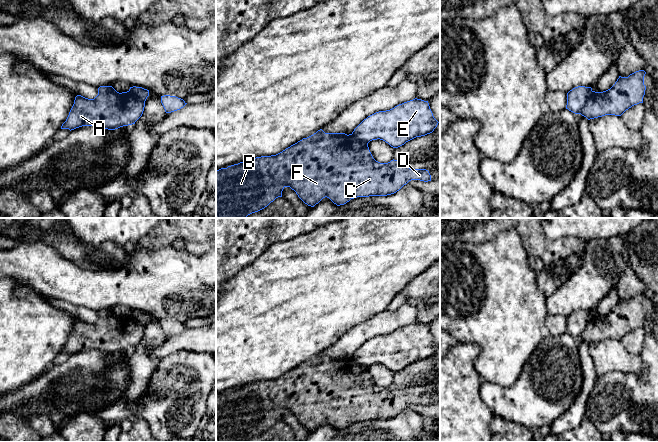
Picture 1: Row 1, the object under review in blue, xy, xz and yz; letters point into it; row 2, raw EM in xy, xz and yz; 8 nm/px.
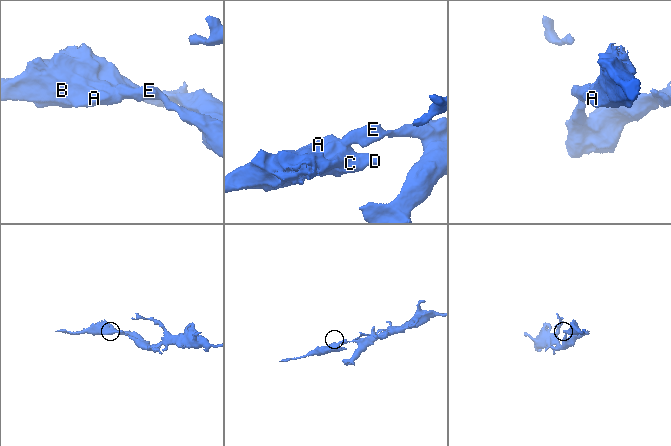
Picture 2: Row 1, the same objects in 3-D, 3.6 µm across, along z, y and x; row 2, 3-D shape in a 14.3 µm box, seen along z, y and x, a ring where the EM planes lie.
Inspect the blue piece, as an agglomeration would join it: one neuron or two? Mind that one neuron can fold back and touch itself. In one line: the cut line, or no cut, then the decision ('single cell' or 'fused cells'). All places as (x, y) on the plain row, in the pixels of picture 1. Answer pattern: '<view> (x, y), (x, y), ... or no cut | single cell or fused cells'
yz (591, 314), (586, 326), (578, 337) | fused cells

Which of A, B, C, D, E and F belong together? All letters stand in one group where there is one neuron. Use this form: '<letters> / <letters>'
A B C D F / E

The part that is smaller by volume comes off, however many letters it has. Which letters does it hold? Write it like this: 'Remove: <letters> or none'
Remove: A, B, C, D, F

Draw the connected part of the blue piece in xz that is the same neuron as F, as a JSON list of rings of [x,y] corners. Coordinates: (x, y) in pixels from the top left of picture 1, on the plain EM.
[[[320,353],[276,379],[248,383],[217,394],[216,442],[246,442],[248,439],[264,433],[276,422],[282,421],[285,411],[294,414],[308,430],[314,431],[325,421],[340,430],[357,421],[394,418],[411,404],[428,406],[431,405],[431,399],[426,393],[410,393],[409,386],[393,383],[388,387],[380,387],[373,382],[367,366],[357,363],[352,358],[325,357]]]

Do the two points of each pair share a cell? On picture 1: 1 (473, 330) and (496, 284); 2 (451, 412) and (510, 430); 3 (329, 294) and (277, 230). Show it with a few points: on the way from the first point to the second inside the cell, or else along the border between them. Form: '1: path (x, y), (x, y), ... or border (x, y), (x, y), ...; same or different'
1: path (479, 319), (489, 300), (489, 295); same
2: border (493, 415), (490, 421), (491, 431); different
3: border (307, 232), (288, 240), (275, 242), (264, 251); different

